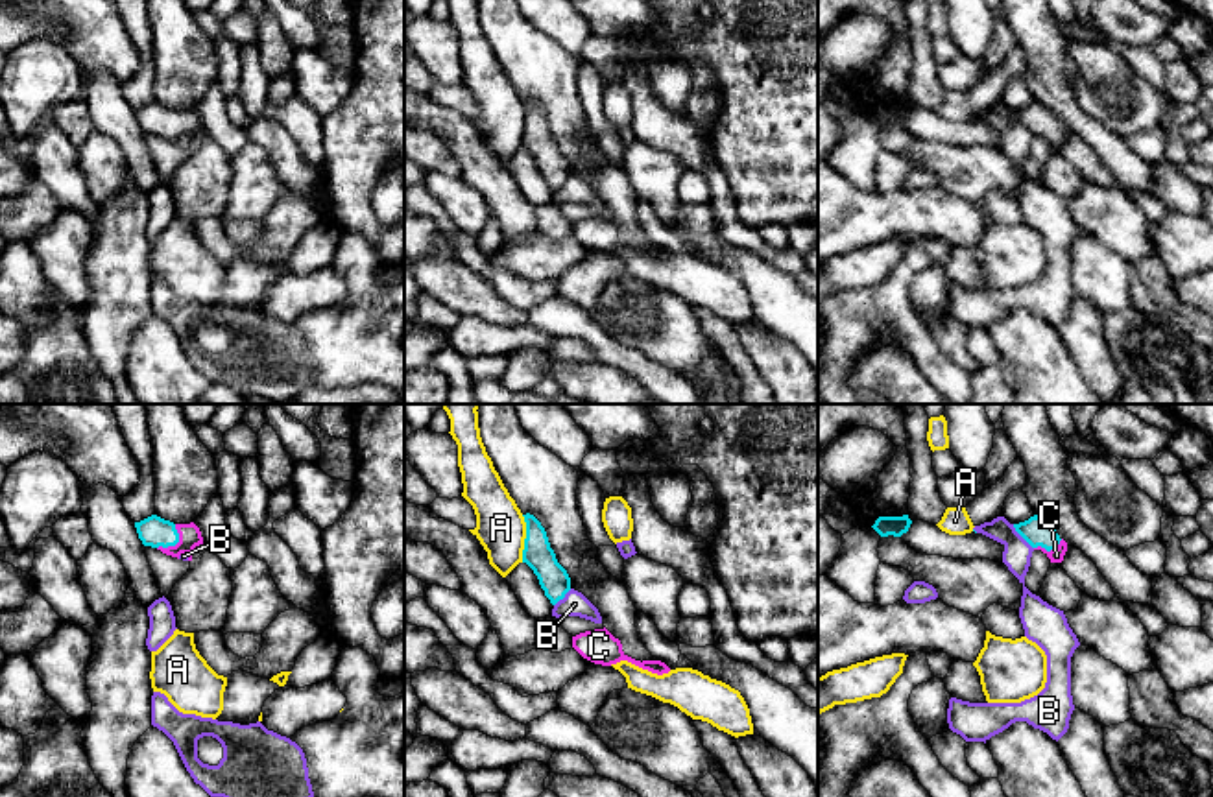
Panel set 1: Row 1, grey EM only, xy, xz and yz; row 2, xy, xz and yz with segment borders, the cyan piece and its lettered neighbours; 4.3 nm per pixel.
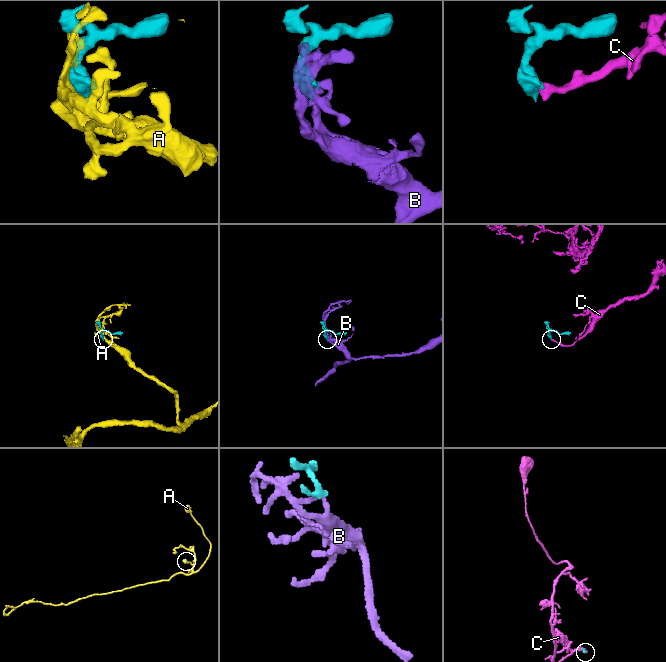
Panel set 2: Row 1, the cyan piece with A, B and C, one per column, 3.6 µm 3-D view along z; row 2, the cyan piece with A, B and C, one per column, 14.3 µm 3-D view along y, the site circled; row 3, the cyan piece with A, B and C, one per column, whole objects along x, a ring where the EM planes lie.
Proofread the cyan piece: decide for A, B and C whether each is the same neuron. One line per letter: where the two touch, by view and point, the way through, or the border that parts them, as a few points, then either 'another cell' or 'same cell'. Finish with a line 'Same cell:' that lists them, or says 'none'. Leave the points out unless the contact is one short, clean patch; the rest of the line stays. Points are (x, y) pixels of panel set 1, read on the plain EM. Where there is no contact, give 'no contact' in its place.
A: xz (525, 126) | another cell
B: yz (1021, 122) | along yz (1012, 111), (1032, 135) | another cell
C: xy (176, 130) | across xy (154, 118), (176, 130), (189, 120) | same cell
Same cell: C

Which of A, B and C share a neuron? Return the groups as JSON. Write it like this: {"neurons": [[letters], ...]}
{"neurons": [["A"], ["B"], ["C"]]}

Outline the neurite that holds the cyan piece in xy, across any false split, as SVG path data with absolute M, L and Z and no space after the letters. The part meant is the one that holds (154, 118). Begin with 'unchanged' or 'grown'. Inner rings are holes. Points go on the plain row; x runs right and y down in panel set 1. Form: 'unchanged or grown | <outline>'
grown | M151 101L140 109L135 109L135 114L144 133L157 135L177 146L181 140L186 140L188 148L192 148L194 135L203 131L201 118L194 109L174 111Z

